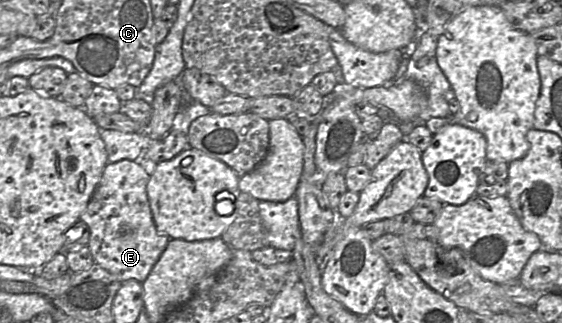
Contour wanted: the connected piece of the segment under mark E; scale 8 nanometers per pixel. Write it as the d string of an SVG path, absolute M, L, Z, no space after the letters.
M123 159L115 163L108 163L92 199L80 216L80 221L87 224L90 230L88 246L94 262L113 274L121 282L134 279L143 283L170 240L168 236L157 231L153 220L147 195L150 174L151 169L149 167L136 161Z

